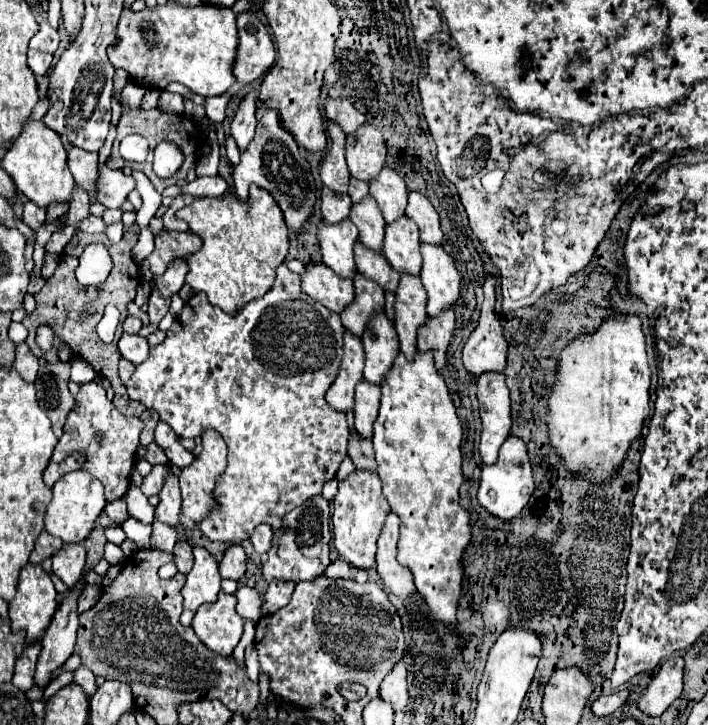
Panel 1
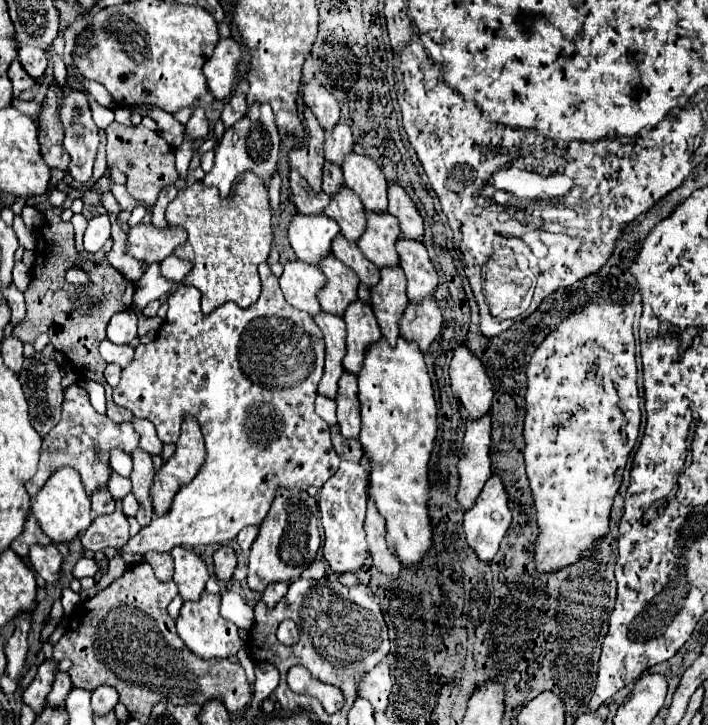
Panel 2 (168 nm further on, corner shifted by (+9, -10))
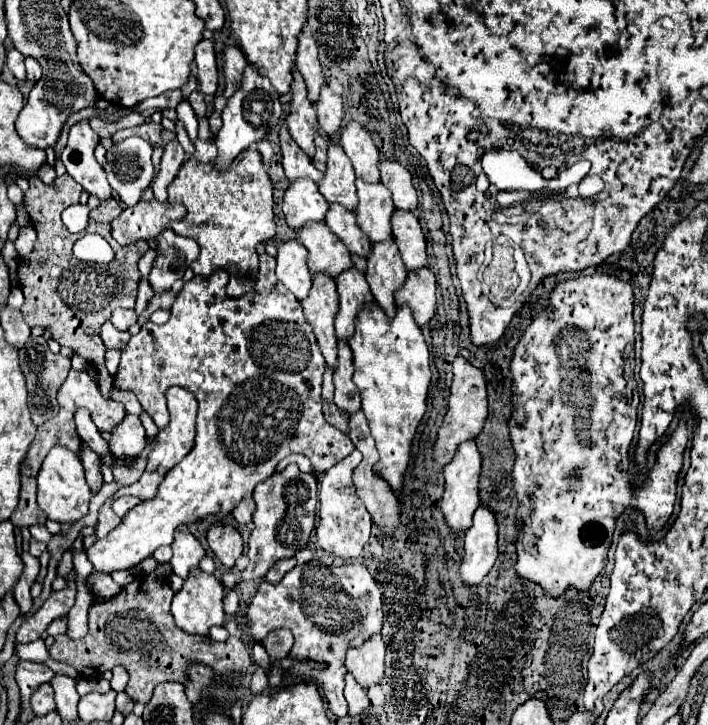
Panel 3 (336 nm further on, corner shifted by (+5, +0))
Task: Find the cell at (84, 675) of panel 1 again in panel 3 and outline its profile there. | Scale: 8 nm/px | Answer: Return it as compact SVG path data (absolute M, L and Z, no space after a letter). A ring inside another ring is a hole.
M19 661L15 679L21 689L21 703L27 705L31 693L37 689L39 683L49 683L55 677L55 673L45 663L35 661Z

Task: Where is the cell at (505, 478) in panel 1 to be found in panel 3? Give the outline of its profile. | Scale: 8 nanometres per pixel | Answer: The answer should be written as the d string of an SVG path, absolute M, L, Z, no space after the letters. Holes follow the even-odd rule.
M481 505L465 533L465 555L461 563L461 577L465 583L479 585L479 581L491 571L497 559L497 539L497 517L489 505Z

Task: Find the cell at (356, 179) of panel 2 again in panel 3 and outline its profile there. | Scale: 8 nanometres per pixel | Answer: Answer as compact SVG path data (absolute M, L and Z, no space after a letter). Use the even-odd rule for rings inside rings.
M349 121L341 133L341 147L351 159L359 179L367 183L379 183L379 149L375 147L371 135L355 121Z

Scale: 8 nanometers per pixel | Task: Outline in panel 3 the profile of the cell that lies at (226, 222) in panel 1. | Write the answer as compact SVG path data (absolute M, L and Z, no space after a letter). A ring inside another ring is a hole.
M245 149L243 153L239 153L239 157L235 157L235 165L231 165L227 173L215 169L211 163L201 163L193 157L187 159L179 177L175 177L175 181L169 185L169 203L181 203L187 209L187 215L179 223L173 223L171 229L183 237L195 239L201 247L201 255L191 263L193 273L203 279L209 279L217 269L223 269L229 273L229 283L225 287L229 297L241 297L249 293L253 289L253 275L259 269L259 255L255 247L275 237L273 187L261 161L261 153L257 149Z

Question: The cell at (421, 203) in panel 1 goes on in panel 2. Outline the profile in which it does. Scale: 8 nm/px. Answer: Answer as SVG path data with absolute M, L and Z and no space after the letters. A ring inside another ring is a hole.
M389 183L389 207L387 211L397 217L401 235L407 239L419 239L423 235L423 219L413 203L413 199L405 193L405 189L397 183Z

